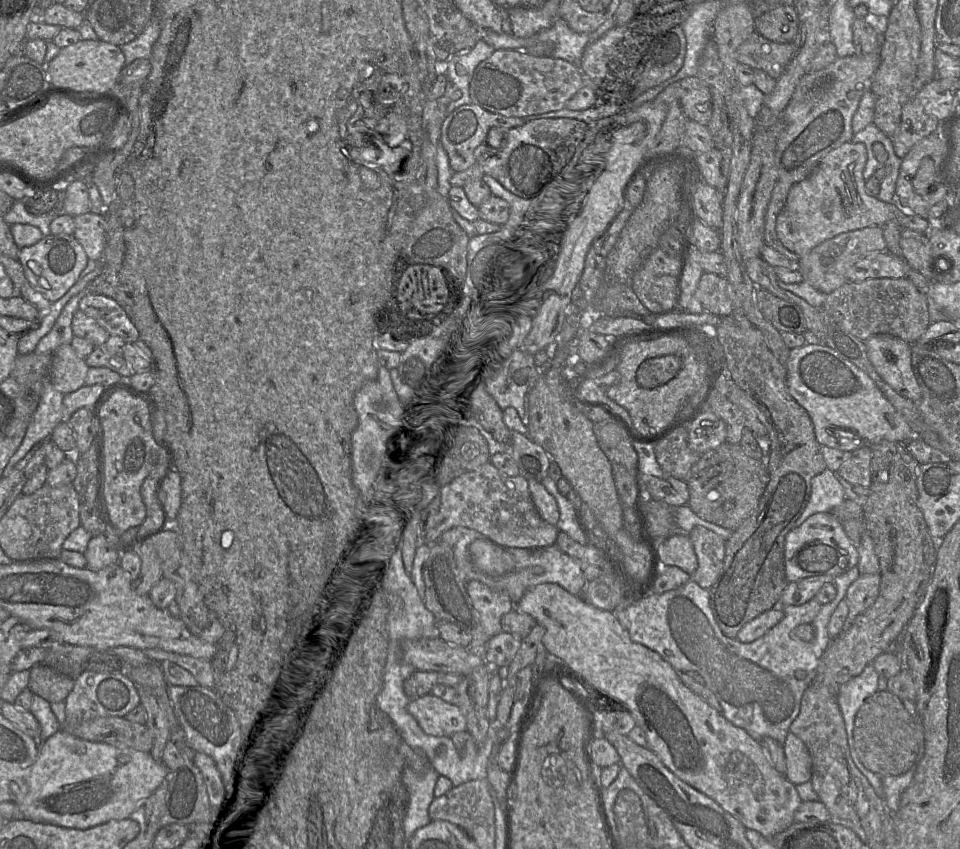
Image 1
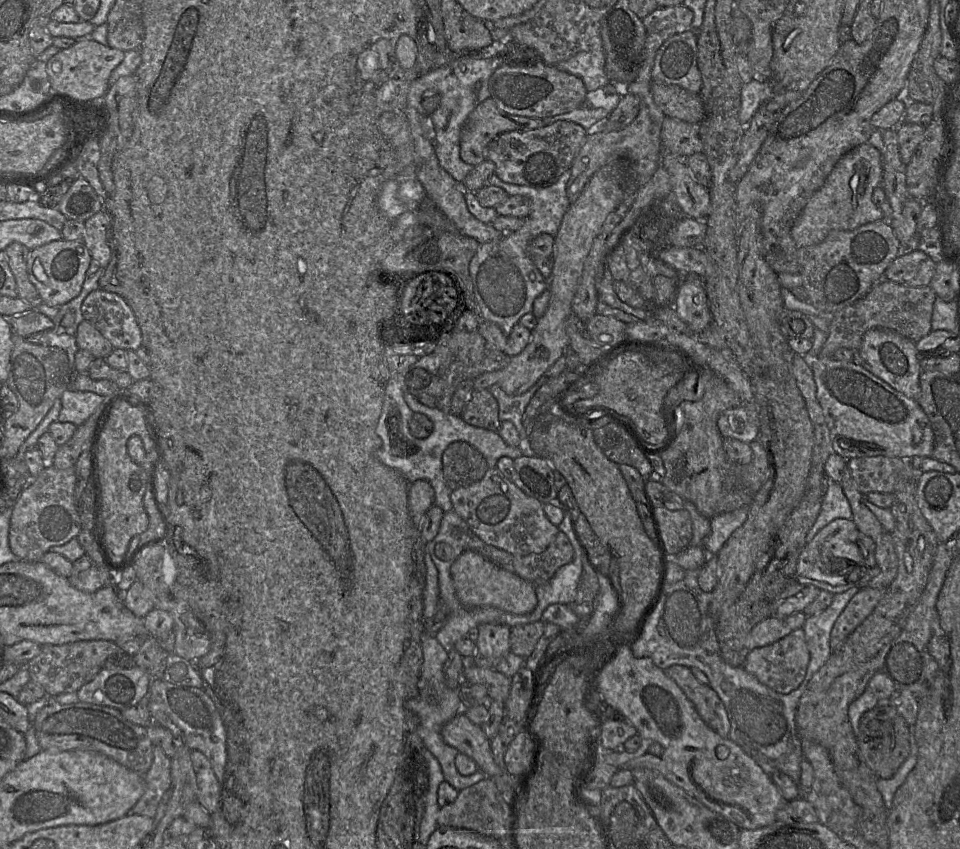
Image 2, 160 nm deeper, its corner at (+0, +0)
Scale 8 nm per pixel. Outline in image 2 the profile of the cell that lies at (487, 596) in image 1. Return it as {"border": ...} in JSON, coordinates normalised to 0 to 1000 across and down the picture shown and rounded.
{"border":[[[501,735],[497,740],[494,781],[503,787],[514,787],[518,777],[532,767],[532,740],[522,735]]]}

